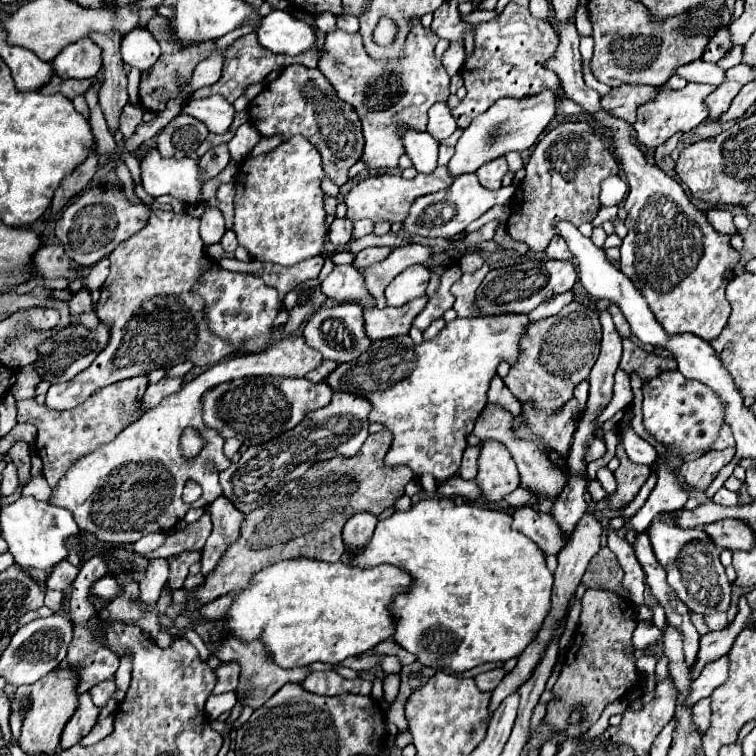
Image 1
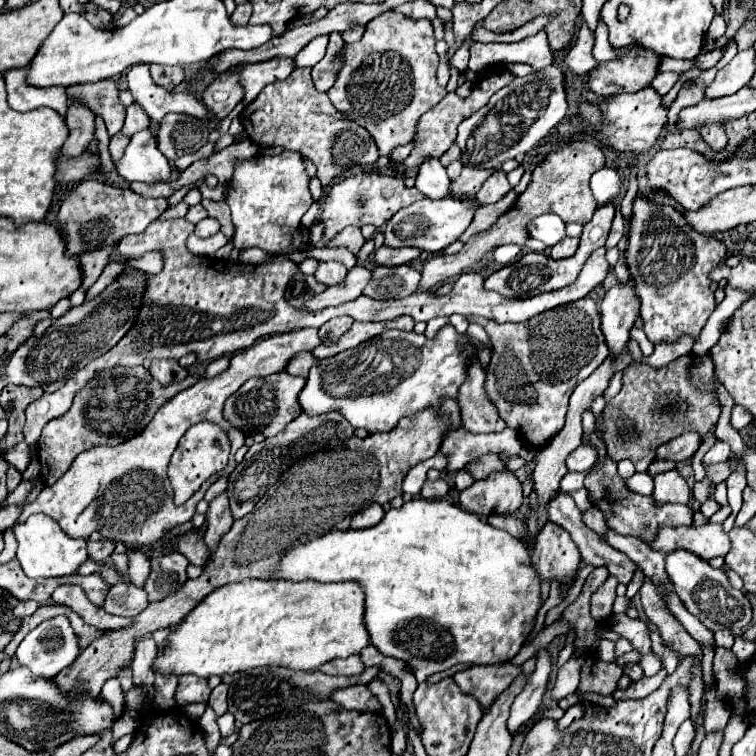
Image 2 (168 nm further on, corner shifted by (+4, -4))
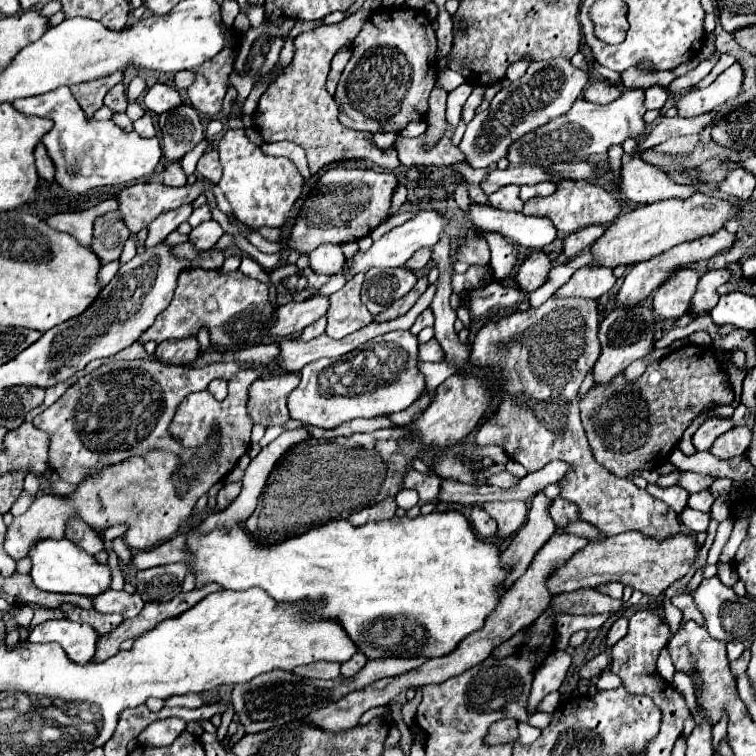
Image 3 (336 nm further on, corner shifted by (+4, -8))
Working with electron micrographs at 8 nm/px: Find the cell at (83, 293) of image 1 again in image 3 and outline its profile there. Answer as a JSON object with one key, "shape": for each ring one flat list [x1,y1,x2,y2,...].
{"shape":[[107,212,95,220,95,238,91,250,103,264,117,260,123,252,125,240,131,236,119,212]]}

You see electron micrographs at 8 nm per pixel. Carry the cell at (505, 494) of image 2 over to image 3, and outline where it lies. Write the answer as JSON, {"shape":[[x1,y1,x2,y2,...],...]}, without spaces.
{"shape":[[519,500,489,502,489,504,483,504,483,508,501,528,501,536,497,536,497,540,505,540,505,538,513,536,527,518,527,506,525,506,525,502,519,502]]}

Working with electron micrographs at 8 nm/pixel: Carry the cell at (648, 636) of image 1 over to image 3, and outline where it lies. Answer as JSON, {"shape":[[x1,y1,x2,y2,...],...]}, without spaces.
{"shape":[[611,650,604,651,583,665,579,671,579,677,589,680,592,677,599,675,608,668,611,660]]}

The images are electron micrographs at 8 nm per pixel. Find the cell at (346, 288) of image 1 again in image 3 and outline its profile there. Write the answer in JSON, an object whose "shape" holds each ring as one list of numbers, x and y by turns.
{"shape":[[321,244,319,248,315,248,313,252,309,252,309,260,311,260,311,268,317,274,339,274,341,270,341,262,345,262,341,244]]}

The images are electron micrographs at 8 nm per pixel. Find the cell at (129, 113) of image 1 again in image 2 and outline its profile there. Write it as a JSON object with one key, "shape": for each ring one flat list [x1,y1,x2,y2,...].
{"shape":[[113,80,79,84,67,88,69,102,87,106,95,116,101,116,109,134,117,134,125,122,125,106,119,102,119,90]]}

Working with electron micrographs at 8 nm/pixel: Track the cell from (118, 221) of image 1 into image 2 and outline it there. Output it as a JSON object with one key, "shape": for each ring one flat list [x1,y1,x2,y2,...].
{"shape":[[83,180,63,200,61,210,57,214,65,238,65,256,79,258,85,252,115,246,123,236,143,232,165,210,167,198,141,198,127,186,111,186,99,180]]}

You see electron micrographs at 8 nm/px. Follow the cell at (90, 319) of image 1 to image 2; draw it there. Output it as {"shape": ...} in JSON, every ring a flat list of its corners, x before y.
{"shape":[[31,312,31,314,27,314,23,320,19,320,7,334,9,334,9,344,7,344,7,352,5,352,5,356,9,354,9,352,13,352,21,342,25,342,29,336,31,336,31,330,33,330,33,326,35,326,35,322,37,320,44,320,49,318,49,312]]}

